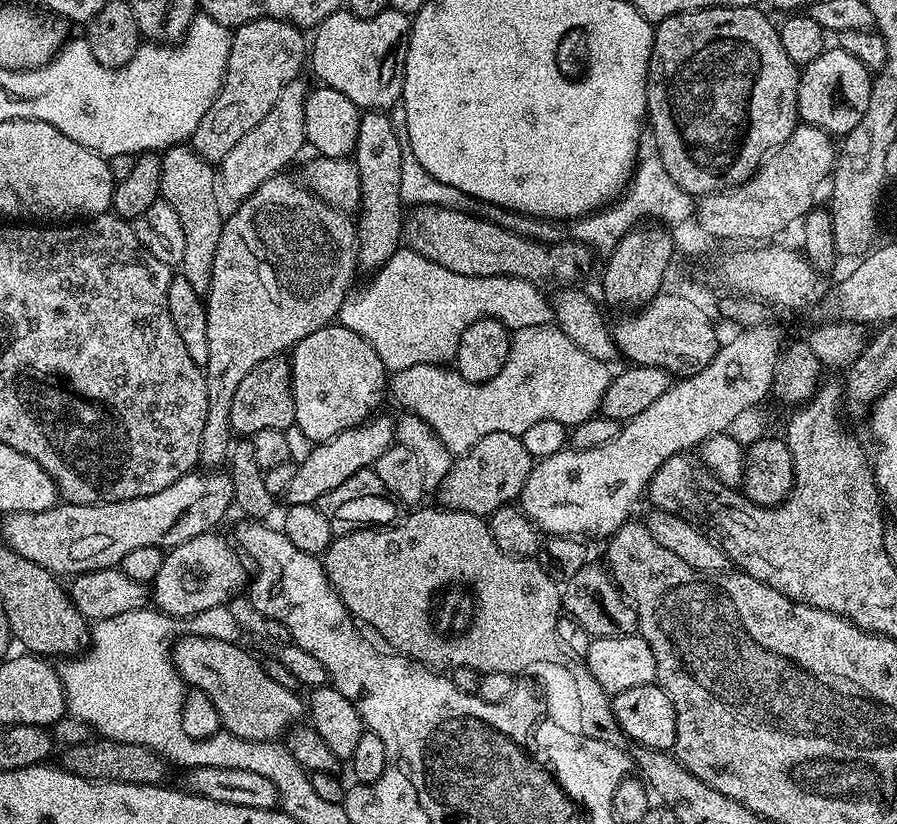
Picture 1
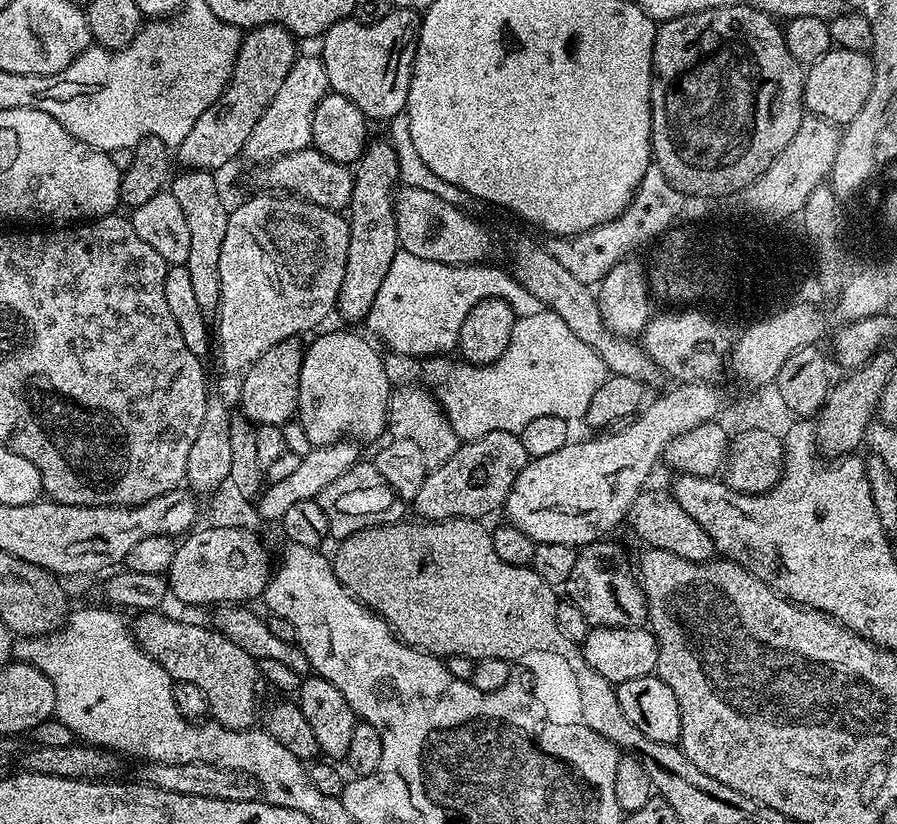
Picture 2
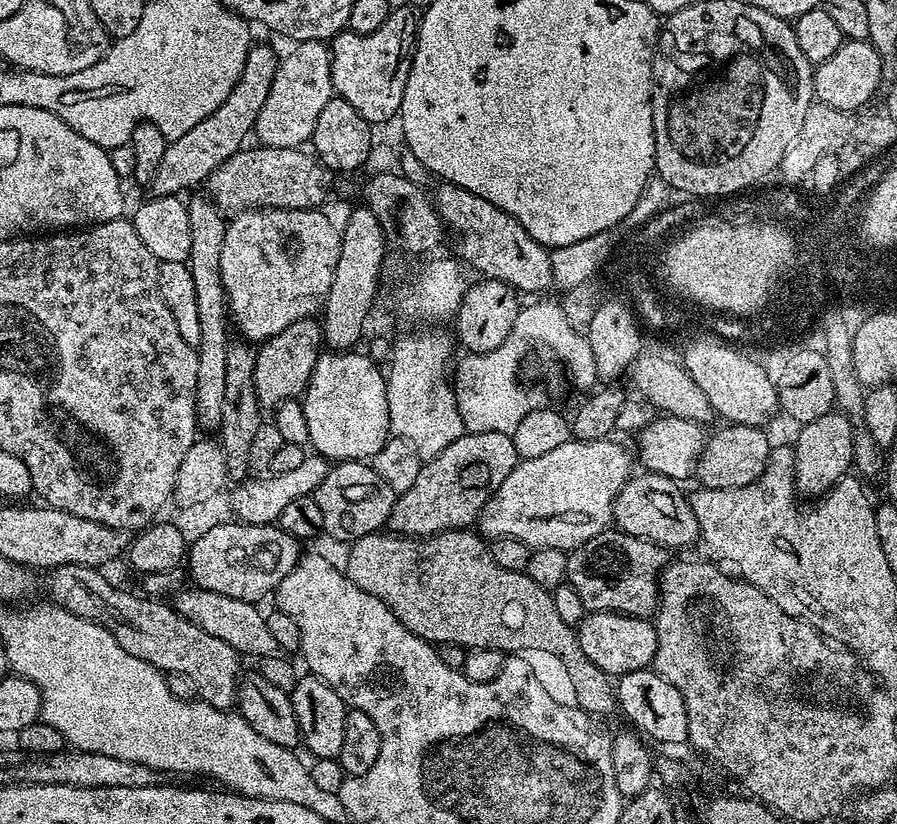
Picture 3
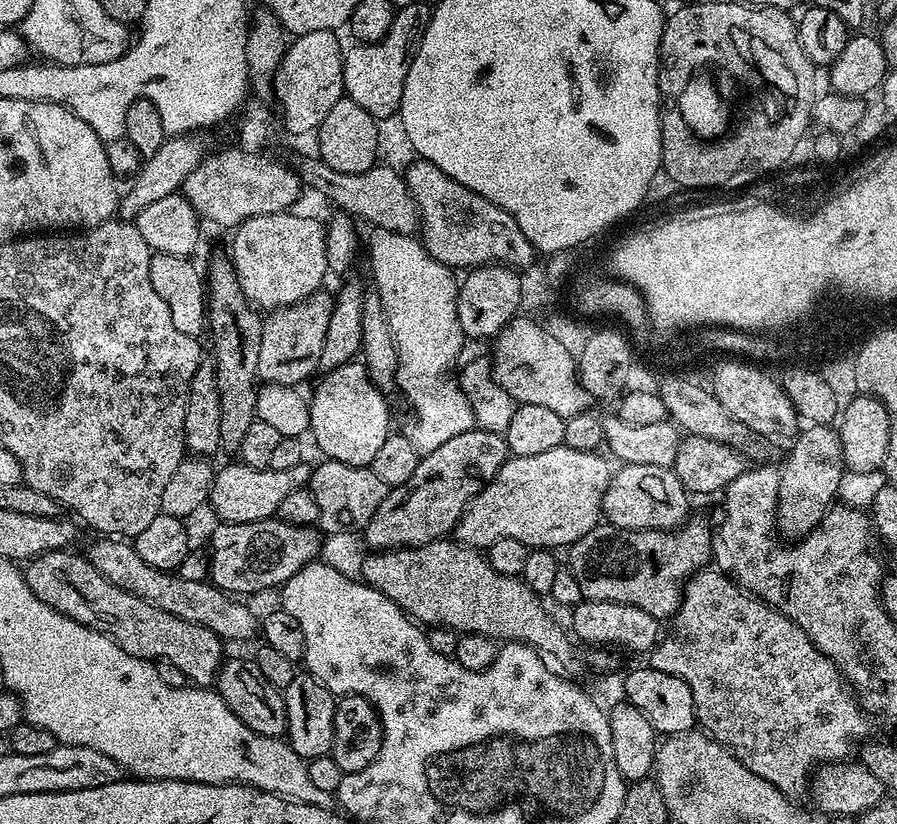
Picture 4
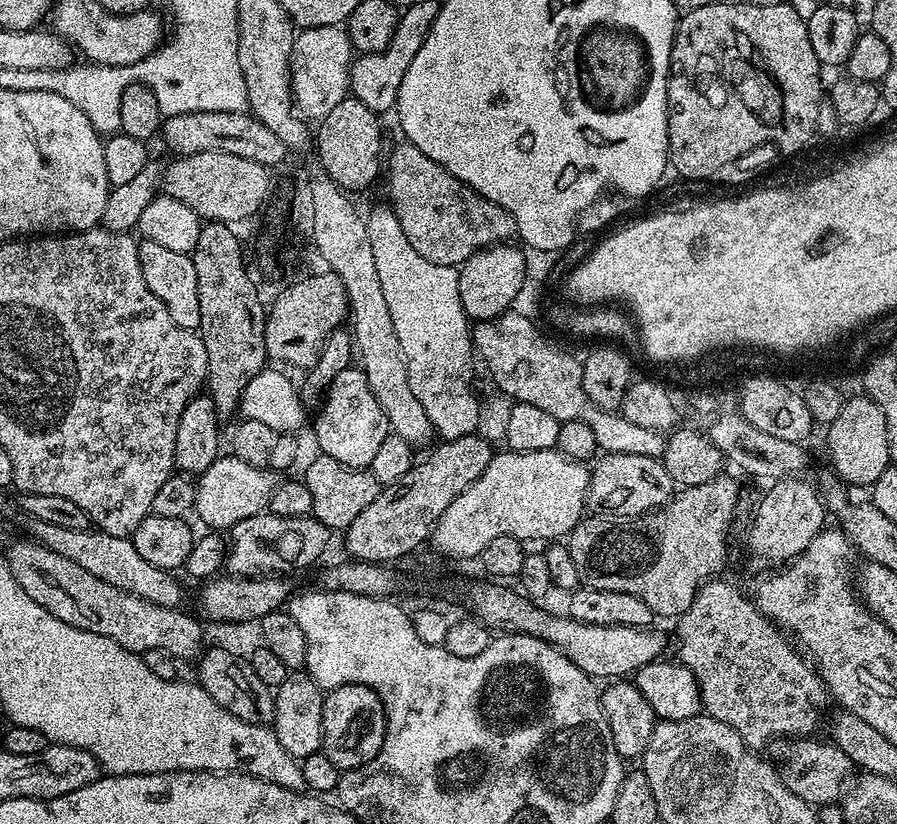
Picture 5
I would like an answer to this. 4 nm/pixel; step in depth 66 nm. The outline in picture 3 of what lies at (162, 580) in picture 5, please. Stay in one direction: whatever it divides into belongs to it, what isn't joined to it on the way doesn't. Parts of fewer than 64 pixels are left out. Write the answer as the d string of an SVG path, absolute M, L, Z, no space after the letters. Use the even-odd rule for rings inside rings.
M184 586L174 596L174 607L179 616L206 630L206 634L214 634L214 638L226 642L226 646L239 652L241 657L259 658L271 656L277 651L274 634L270 634L265 613L260 613L256 604L242 602L238 598L226 598L226 594L214 594L214 590Z

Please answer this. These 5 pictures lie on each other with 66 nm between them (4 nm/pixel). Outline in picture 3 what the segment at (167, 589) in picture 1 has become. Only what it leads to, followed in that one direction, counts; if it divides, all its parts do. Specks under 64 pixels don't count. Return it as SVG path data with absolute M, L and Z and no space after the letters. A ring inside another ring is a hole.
M229 522L214 526L190 544L186 552L186 572L191 583L202 590L214 590L214 594L226 594L226 598L238 598L242 602L256 604L264 595L275 593L277 586L294 570L302 555L301 541L296 540L286 530L276 524L246 524Z

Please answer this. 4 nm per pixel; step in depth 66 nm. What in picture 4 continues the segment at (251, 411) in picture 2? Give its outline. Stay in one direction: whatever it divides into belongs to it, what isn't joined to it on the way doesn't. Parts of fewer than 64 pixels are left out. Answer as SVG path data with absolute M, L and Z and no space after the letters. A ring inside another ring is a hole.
M324 290L315 292L307 296L305 300L299 300L297 304L277 308L267 315L262 330L262 347L258 349L258 370L256 371L257 377L264 384L300 386L303 380L311 378L312 371L320 368L322 346L326 343L326 325L330 322L333 302L333 297L329 293L327 296L326 292Z

